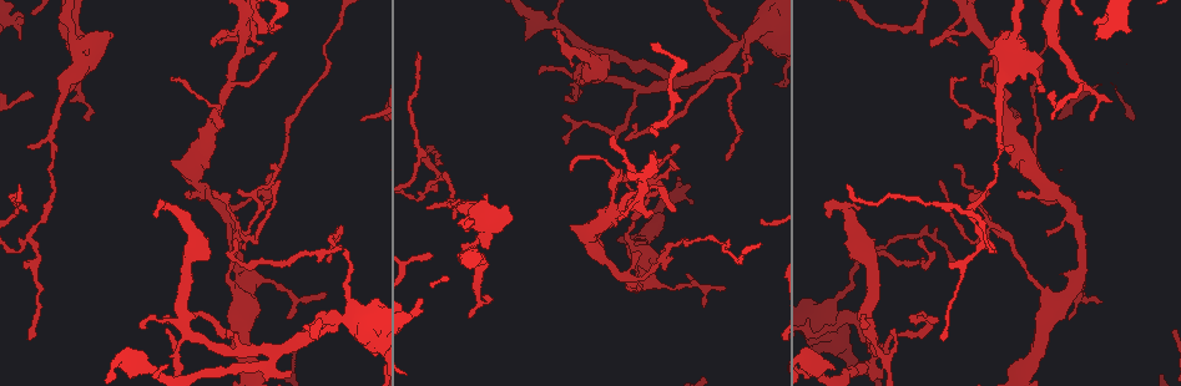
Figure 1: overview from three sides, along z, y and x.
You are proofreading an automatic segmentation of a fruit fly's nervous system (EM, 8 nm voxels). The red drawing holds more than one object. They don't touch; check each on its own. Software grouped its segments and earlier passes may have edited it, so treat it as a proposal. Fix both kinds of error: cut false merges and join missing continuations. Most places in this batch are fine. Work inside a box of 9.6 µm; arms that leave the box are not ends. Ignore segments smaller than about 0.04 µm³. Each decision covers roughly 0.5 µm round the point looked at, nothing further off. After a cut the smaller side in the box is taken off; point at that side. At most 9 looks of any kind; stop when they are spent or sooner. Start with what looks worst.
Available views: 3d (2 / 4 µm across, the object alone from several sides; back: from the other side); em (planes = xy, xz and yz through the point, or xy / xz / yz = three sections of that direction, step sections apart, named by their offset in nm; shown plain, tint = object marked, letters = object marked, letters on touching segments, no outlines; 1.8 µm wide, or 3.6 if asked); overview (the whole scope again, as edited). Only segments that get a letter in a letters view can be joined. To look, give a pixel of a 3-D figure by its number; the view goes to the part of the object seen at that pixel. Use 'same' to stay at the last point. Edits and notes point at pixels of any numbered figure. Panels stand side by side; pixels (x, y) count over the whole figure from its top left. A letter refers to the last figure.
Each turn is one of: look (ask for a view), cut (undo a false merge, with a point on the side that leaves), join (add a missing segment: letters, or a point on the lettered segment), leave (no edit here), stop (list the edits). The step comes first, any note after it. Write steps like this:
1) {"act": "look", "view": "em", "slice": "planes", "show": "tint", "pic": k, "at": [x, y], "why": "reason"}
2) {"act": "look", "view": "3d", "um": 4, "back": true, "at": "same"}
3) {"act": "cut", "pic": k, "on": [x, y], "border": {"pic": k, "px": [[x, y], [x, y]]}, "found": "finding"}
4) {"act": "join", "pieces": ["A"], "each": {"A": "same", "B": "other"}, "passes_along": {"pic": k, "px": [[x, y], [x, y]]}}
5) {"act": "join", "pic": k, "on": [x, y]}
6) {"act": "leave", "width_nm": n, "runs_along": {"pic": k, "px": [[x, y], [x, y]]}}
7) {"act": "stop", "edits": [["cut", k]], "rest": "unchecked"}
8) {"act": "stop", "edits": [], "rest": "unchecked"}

{"act": "look", "view": "em", "slice": "xz", "step": 16, "show": "tint", "pic": 1, "at": [1052, 304], "why": "thick turns thin"}

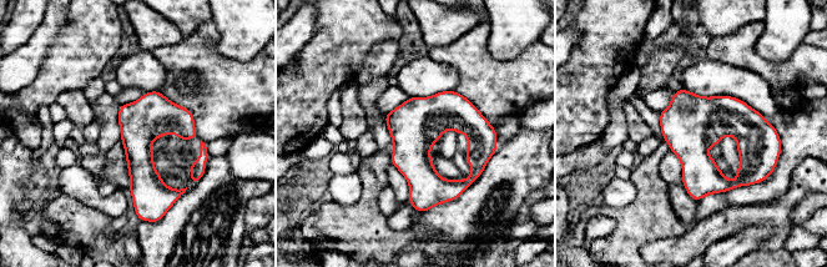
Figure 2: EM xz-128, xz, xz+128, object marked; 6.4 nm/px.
{"act": "look", "view": "em", "slice": "planes", "show": "letters", "at": "same"}

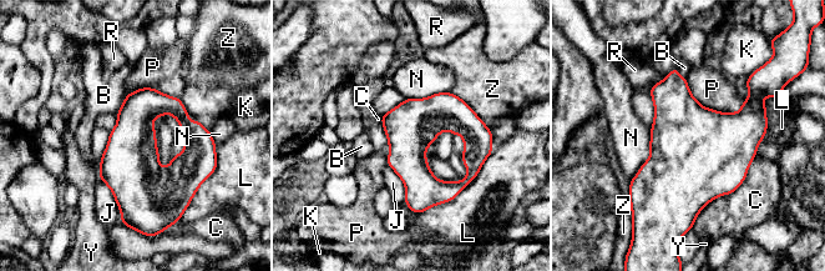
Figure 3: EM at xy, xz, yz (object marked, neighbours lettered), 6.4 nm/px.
{"act": "leave", "each": {"B": "other", "C": "other", "J": "other", "K": "other", "L": "other", "N": "other", "P": "other", "R": "other", "Y": "other", "Z": "other"}, "border": {"pic": 3, "px": [[684, 78], [704, 106], [739, 111]]}, "found": "one cell here"}

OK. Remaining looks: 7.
{"act": "look", "view": "em", "slice": "planes", "show": "letters", "pic": 1, "at": [350, 291], "why": "sudden change in width"}

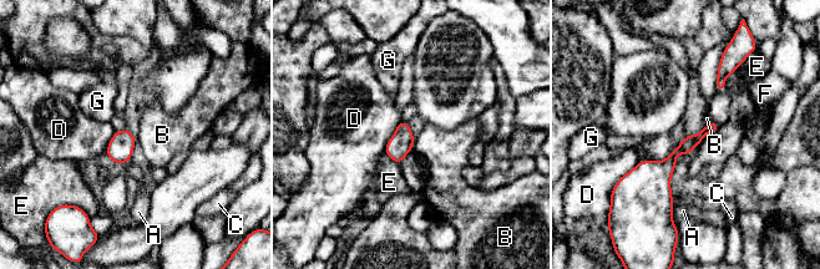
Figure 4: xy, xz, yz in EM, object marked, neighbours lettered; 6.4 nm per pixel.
{"act": "leave", "each": {"A": "other", "B": "other", "C": "other", "D": "other", "E": "other", "F": "other", "G": "other"}, "border": {"pic": 4, "px": [[415, 137], [411, 150]]}, "found": "continuous, no second cell"}

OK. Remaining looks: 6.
{"act": "look", "view": "em", "slice": "xy", "step": 4, "show": "letters", "pic": 1, "at": [270, 200], "why": "free end"}

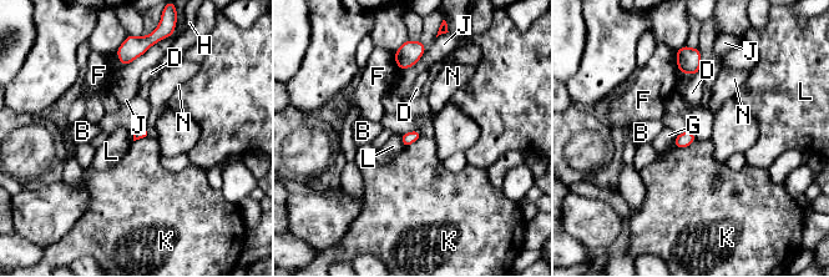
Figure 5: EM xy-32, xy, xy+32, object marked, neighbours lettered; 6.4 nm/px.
{"act": "leave", "each": {"B": "other", "D": "other", "F": "other", "G": "other", "H": "other", "J": "other", "K": "other", "L": "other", "N": "other"}, "border": {"pic": 5, "px": [[696, 140], [685, 147], [677, 149]]}, "found": "none of them fits"}

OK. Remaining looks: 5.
{"act": "look", "view": "em", "slice": "planes", "show": "letters", "pic": 1, "at": [1042, 91]}

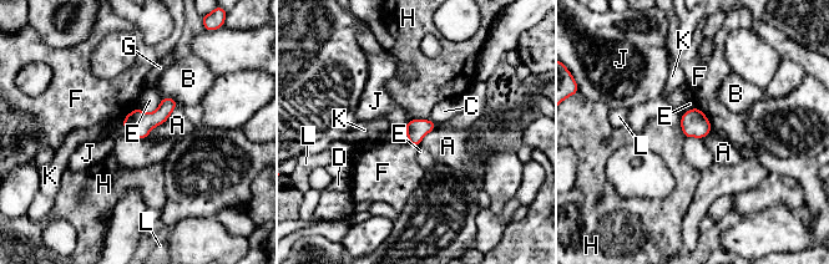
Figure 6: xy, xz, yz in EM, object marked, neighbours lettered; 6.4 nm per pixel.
{"act": "leave", "width_nm": 140, "each": {"A": "other", "B": "other", "C": "other", "D": "other", "E": "other", "F": "other", "G": "other", "H": "other", "J": "other", "K": "other", "L": "other"}, "border": {"pic": 6, "px": [[177, 106], [145, 138]]}, "found": "none of them fits"}

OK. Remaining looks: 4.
{"act": "stop", "edits": [], "rest": "unchecked"}

